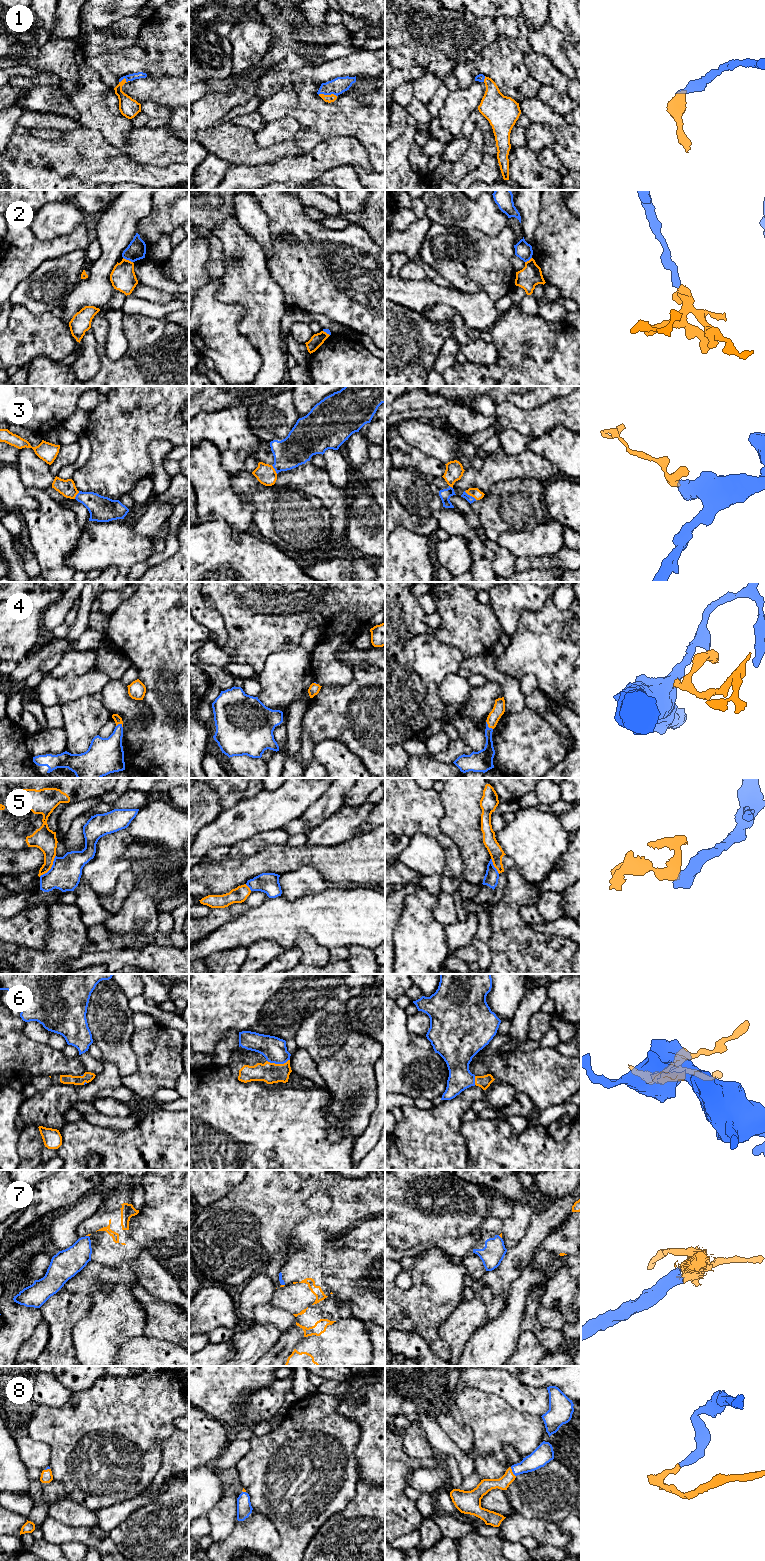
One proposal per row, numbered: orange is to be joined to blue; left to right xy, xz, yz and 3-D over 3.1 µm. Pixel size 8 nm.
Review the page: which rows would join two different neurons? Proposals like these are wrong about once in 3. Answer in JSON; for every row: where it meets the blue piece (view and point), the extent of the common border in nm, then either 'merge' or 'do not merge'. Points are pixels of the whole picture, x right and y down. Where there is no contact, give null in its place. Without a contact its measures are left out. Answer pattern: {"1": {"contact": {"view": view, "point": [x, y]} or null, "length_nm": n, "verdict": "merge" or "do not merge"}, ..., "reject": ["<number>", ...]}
{"1": {"contact": {"view": "xz", "point": [327, 94]}, "length_nm": 150, "verdict": "merge"}, "2": {"contact": {"view": "xy", "point": [128, 259]}, "length_nm": 90, "verdict": "do not merge"}, "3": {"contact": {"view": "yz", "point": [469, 495]}, "length_nm": 120, "verdict": "merge"}, "4": {"contact": {"view": "yz", "point": [487, 726]}, "length_nm": 90, "verdict": "merge"}, "5": {"contact": {"view": "xy", "point": [51, 867]}, "length_nm": 220, "verdict": "do not merge"}, "6": {"contact": {"view": "xz", "point": [278, 1063]}, "length_nm": 180, "verdict": "merge"}, "7": {"contact": {"view": "xz", "point": [283, 1284]}, "length_nm": 30, "verdict": "do not merge"}, "8": {"contact": {"view": "yz", "point": [512, 1471]}, "length_nm": 90, "verdict": "merge"}, "reject": ["2", "5", "7"]}

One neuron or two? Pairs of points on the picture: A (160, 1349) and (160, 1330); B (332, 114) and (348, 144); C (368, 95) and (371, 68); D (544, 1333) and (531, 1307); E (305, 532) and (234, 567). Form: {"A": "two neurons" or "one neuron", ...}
{"A": "two neurons", "B": "two neurons", "C": "two neurons", "D": "one neuron", "E": "two neurons"}

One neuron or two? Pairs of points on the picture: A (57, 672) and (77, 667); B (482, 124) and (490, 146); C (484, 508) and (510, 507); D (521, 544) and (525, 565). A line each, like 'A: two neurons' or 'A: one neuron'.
A: one neuron
B: one neuron
C: one neuron
D: two neurons

